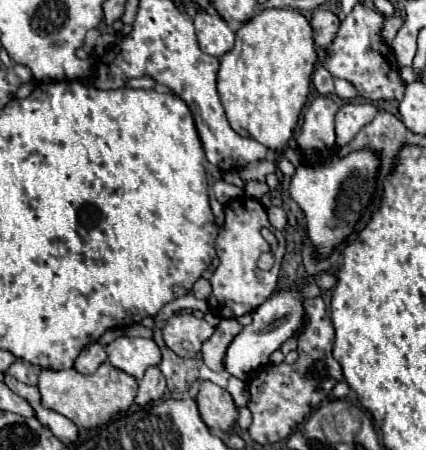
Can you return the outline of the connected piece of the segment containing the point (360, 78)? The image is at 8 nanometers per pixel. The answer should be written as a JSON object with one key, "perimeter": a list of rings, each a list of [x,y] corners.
{"perimeter":[[[362,3],[351,10],[345,20],[341,22],[341,28],[333,40],[333,44],[327,48],[325,66],[333,74],[333,78],[345,78],[357,86],[357,92],[361,98],[369,102],[377,100],[401,100],[403,98],[403,82],[399,80],[399,66],[397,60],[387,44],[379,40],[379,30],[383,24],[383,16]]]}

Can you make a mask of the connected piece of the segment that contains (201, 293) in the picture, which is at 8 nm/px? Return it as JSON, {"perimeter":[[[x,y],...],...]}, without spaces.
{"perimeter":[[[199,278],[195,284],[193,284],[193,296],[199,298],[199,300],[207,300],[211,296],[211,284],[205,280],[205,278]]]}

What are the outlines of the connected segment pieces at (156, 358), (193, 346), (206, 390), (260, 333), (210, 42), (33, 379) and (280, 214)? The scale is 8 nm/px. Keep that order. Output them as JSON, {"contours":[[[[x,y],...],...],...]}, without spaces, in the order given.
{"contours":[[[[121,336],[107,344],[107,360],[115,368],[141,380],[149,366],[161,362],[161,352],[151,338]]],[[[189,312],[173,314],[163,328],[163,340],[177,356],[193,358],[201,350],[201,344],[213,334],[215,326],[217,320],[211,312],[207,312],[203,320]]],[[[199,380],[199,390],[195,396],[199,416],[209,428],[217,428],[225,434],[231,432],[231,426],[237,420],[237,408],[227,390],[219,388],[209,380]]],[[[291,286],[291,288],[275,292],[251,316],[253,316],[253,322],[249,326],[245,326],[239,336],[235,336],[235,340],[231,342],[231,346],[227,350],[227,356],[225,356],[225,368],[227,368],[227,372],[233,374],[233,376],[237,376],[237,378],[241,378],[241,380],[247,380],[253,370],[257,370],[259,366],[267,364],[269,356],[287,338],[295,336],[301,330],[303,316],[305,316],[301,290],[295,288],[295,286]]],[[[197,14],[195,16],[195,34],[201,50],[209,56],[221,58],[233,48],[235,34],[231,28],[215,14]]],[[[15,362],[15,364],[11,364],[9,366],[9,370],[7,370],[11,376],[15,376],[19,382],[23,382],[23,384],[37,384],[37,372],[29,366],[29,364],[25,364],[25,362]]],[[[271,206],[271,208],[267,210],[267,214],[269,214],[269,222],[271,222],[277,230],[283,230],[283,228],[285,228],[285,224],[287,224],[287,216],[285,216],[285,210],[283,210],[283,208],[279,208],[279,206]]]]}

